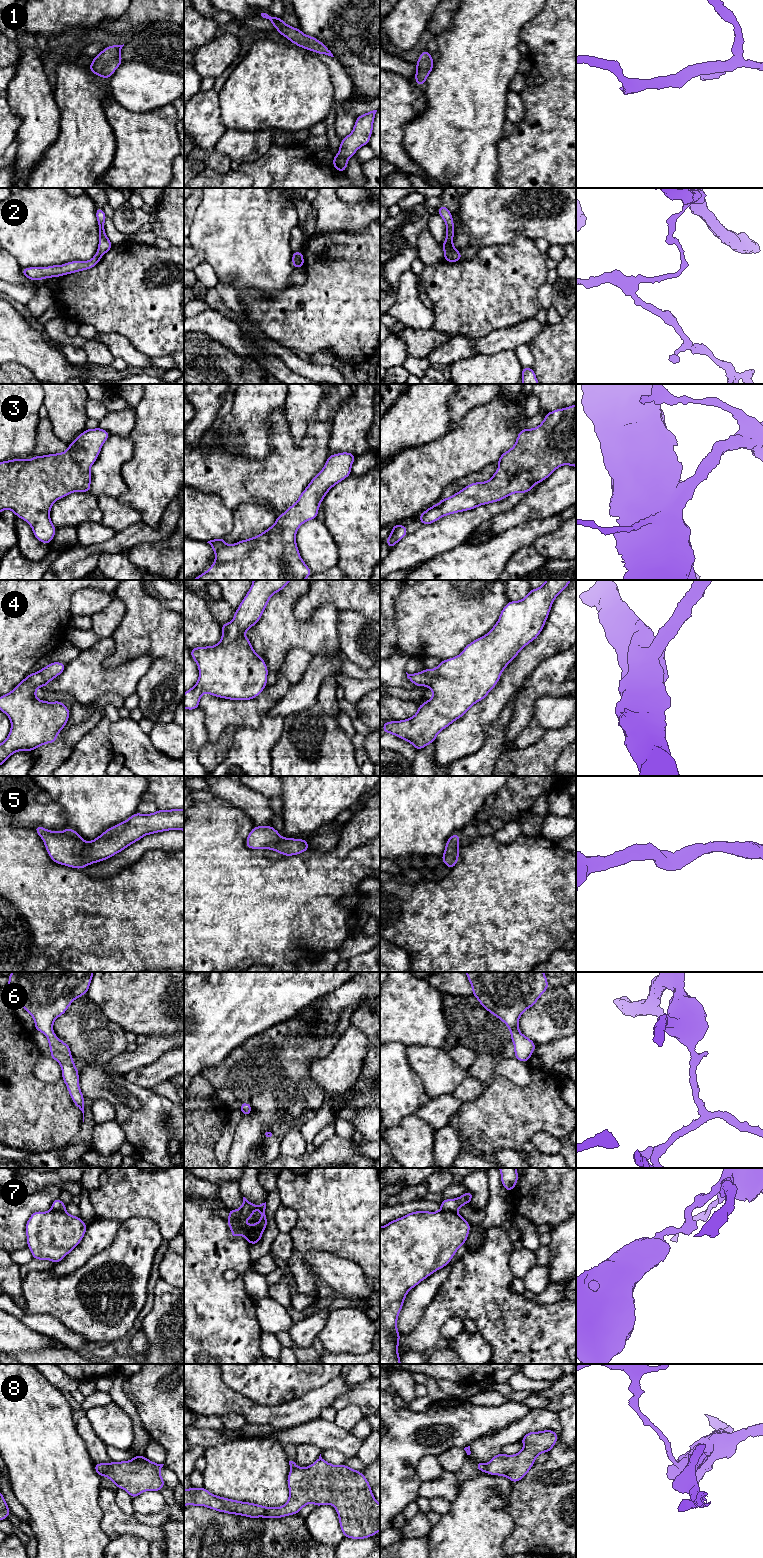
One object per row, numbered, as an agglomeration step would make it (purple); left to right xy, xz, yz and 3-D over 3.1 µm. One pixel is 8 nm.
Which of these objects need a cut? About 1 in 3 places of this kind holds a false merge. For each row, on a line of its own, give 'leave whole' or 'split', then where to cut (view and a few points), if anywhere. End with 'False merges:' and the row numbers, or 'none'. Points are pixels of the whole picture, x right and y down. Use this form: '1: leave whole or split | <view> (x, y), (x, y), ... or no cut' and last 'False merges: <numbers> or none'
1: leave whole | no cut
2: split | xz (294, 252), (299, 267)
3: leave whole | no cut
4: leave whole | no cut
5: leave whole | no cut
6: leave whole | no cut
7: split | yz (441, 1209), (456, 1212)
8: split | yz (486, 1464), (484, 1471)
False merges: 2, 7, 8

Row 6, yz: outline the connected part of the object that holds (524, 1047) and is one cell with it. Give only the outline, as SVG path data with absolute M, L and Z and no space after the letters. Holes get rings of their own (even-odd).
M465 972L472 986L472 995L491 1014L503 1021L511 1033L514 1044L514 1057L527 1062L534 1052L535 1043L519 1031L519 1018L531 1008L549 987L543 972Z

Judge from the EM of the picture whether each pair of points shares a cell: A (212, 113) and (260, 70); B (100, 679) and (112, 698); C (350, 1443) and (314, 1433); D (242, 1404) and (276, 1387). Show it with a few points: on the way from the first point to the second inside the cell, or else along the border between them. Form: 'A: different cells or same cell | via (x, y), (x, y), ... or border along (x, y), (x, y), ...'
A: different cells | border along (218, 92), (220, 122), (226, 129)
B: different cells | border along (123, 698), (114, 693), (103, 693), (93, 703)
C: same cell | via (341, 1441), (323, 1434)
D: different cells | border along (230, 1388), (261, 1405), (274, 1405)

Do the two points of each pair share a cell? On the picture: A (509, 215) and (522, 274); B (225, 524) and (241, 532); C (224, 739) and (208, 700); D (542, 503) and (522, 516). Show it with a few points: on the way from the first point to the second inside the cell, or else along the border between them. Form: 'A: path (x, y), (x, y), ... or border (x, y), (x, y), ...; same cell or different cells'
A: border (534, 240), (518, 235), (509, 242), (492, 245); different cells
B: border (233, 511), (233, 528), (223, 537); different cells
C: border (236, 727), (227, 727), (216, 741), (209, 741); different cells
D: path (537, 504), (527, 511); same cell

